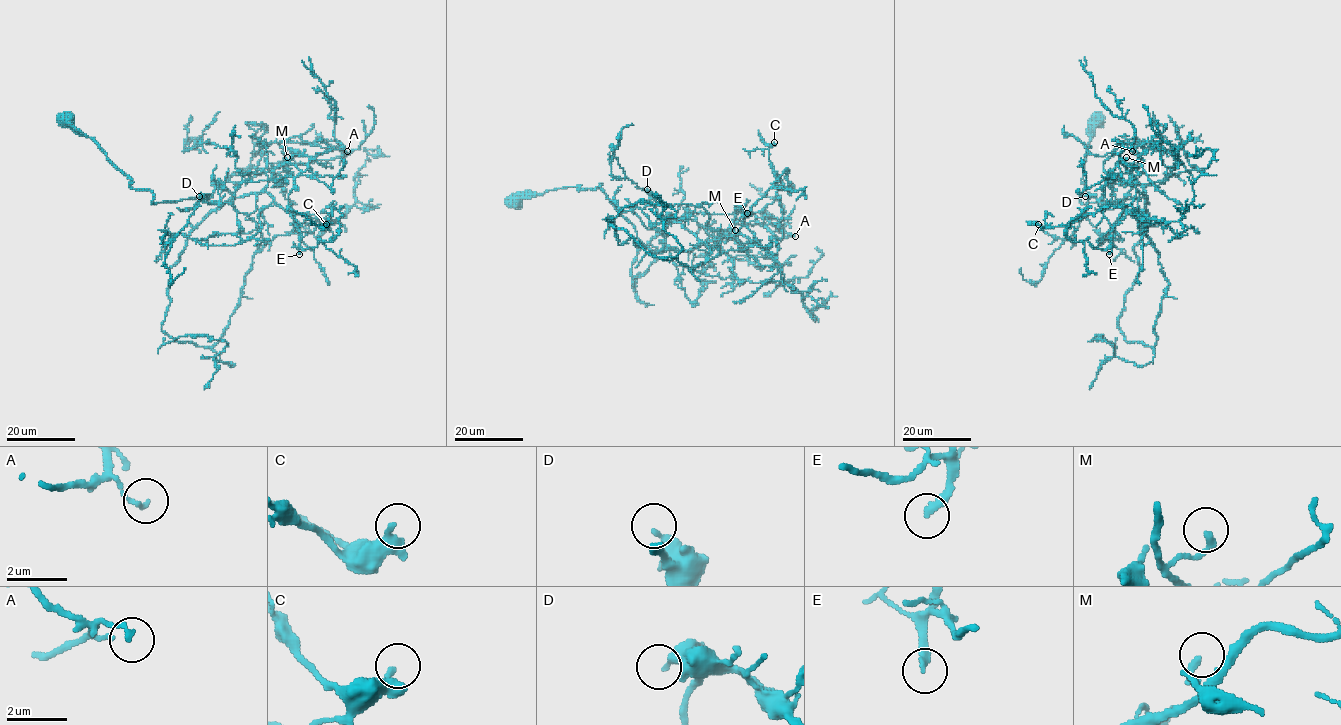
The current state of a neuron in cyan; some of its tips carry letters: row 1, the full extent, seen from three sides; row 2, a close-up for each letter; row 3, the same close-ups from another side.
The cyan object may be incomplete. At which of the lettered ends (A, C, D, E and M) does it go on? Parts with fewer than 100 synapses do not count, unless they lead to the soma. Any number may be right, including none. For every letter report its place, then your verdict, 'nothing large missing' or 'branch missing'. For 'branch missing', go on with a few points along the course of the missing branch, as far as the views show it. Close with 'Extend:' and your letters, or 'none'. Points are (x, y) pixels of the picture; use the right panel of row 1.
A: (1132, 151) | nothing large missing
C: (1038, 224) | nothing large missing
D: (1085, 196) | nothing large missing
E: (1109, 254) | branch missing | (1109, 254), (1106, 294), (1079, 340), (1054, 408), (1015, 420), (1005, 433), (1002, 431)
M: (1126, 157) | nothing large missing
Extend: E

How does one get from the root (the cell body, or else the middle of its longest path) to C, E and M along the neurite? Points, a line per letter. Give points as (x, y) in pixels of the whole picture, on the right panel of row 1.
C: (1097, 124), (1080, 200), (1145, 204), (1141, 184), (1111, 199), (1157, 251), (1162, 221), (1126, 204), (1038, 224)
E: (1097, 124), (1080, 202), (1148, 203), (1136, 192), (1110, 233), (1109, 254)
M: (1097, 124), (1086, 151), (1081, 181), (1086, 187), (1080, 202), (1144, 198), (1148, 203), (1122, 163), (1126, 157)

